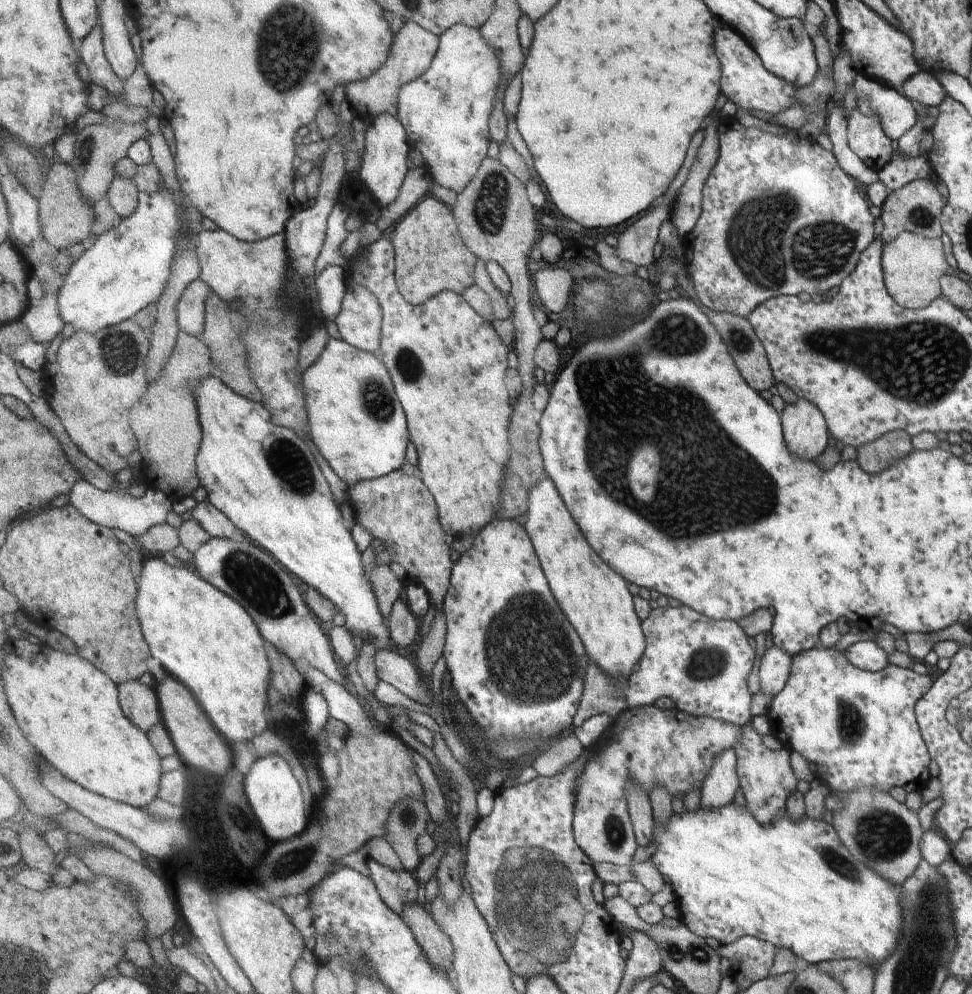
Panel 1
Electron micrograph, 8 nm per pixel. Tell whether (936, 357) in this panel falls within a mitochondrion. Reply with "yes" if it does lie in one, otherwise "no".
yes

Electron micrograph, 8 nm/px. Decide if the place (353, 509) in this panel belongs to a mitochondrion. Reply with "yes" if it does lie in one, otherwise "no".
no

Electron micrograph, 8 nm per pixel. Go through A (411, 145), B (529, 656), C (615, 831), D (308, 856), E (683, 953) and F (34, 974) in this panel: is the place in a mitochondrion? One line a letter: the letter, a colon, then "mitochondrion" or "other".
A: other
B: mitochondrion
C: mitochondrion
D: mitochondrion
E: mitochondrion
F: mitochondrion

